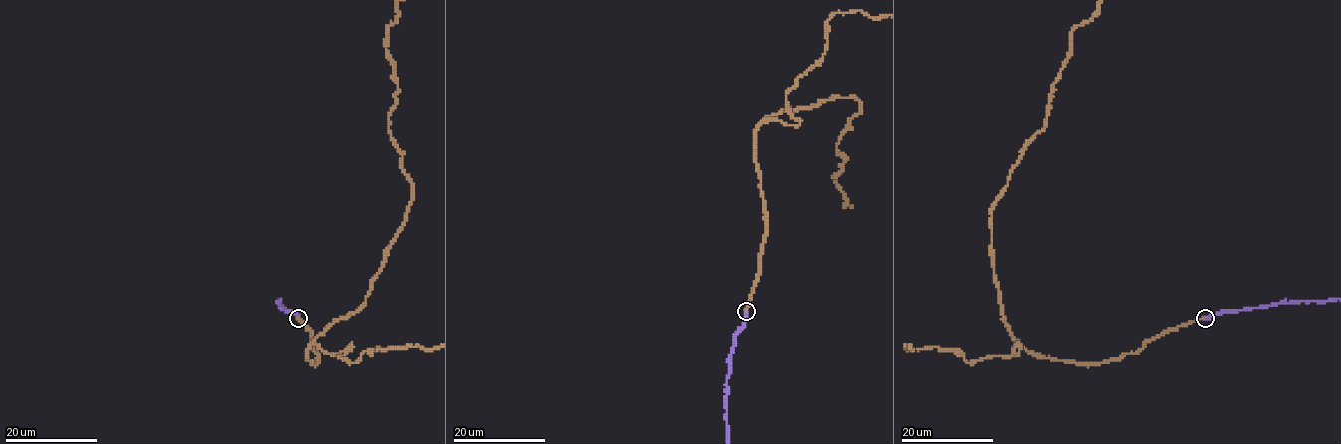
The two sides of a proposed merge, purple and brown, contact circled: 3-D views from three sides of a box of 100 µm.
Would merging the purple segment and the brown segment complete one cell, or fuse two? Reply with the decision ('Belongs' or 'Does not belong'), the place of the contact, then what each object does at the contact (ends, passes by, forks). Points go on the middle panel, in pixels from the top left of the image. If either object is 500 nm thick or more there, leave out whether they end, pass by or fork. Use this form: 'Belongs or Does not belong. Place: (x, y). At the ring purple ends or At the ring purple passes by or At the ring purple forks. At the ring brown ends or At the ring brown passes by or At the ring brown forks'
Belongs. Place: (746, 311). At the ring purple ends. At the ring brown ends

